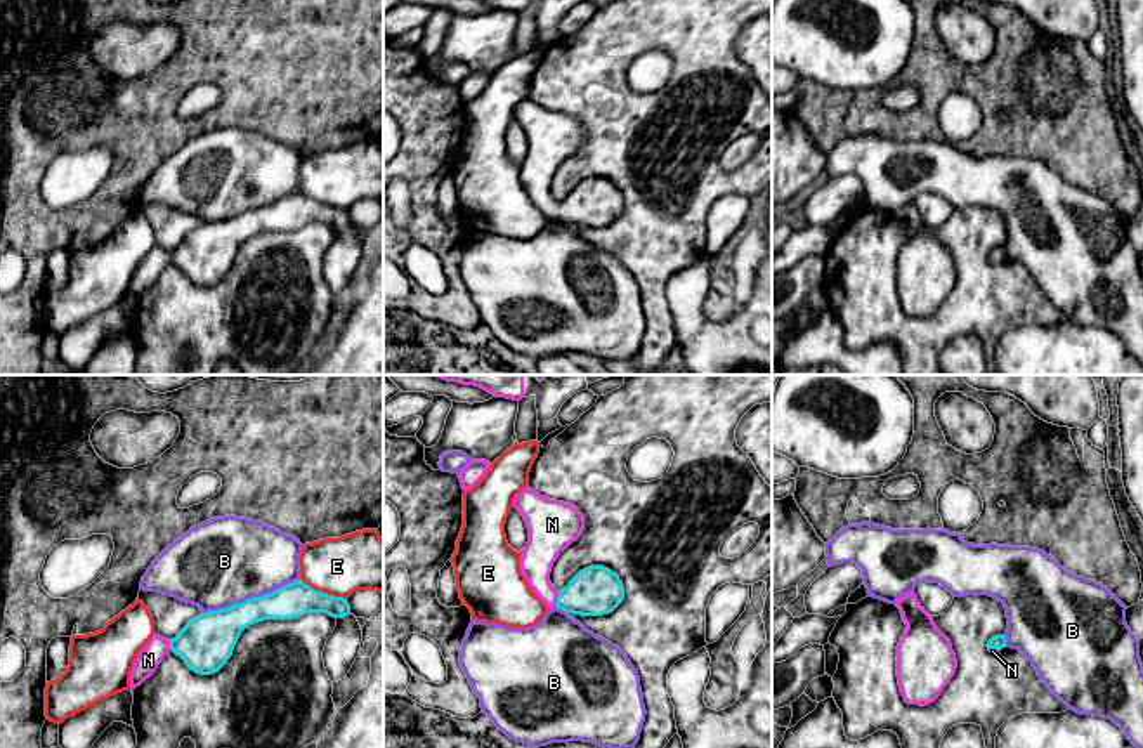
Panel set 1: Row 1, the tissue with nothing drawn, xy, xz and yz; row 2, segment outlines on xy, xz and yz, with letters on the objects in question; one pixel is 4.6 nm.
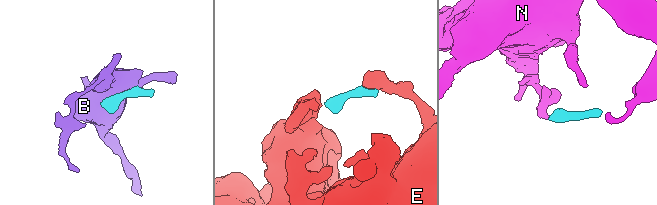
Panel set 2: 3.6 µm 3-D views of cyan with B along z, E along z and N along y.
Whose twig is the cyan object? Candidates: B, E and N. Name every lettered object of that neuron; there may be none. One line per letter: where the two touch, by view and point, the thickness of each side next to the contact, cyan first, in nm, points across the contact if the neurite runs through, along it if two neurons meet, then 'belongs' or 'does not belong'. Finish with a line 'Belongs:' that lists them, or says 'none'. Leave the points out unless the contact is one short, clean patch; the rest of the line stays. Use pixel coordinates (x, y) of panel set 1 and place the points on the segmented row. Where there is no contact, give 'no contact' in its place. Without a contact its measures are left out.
B: meets cyan in xy at (250, 599); 220 nm thick on the cyan side, 420 nm on the other; does not belong
E: meets cyan in xy at (321, 592); 160 nm thick on the cyan side, 280 nm on the other; border along xy (300, 578), (318, 590), (346, 599); does not belong
N: meets cyan in xz at (557, 599); 220 nm thick on the cyan side, 160 nm on the other; runs through xz (595, 590), (573, 599), (557, 599), (542, 583), (543, 547); belongs
Belongs: N

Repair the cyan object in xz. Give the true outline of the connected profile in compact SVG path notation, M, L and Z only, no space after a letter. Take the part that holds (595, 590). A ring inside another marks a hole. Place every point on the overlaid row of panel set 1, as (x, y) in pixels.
M529 486L515 496L513 507L529 529L529 541L520 555L520 571L550 609L602 616L623 602L623 581L604 566L579 571L562 590L550 581L553 562L585 529L585 517L576 507L541 496Z

